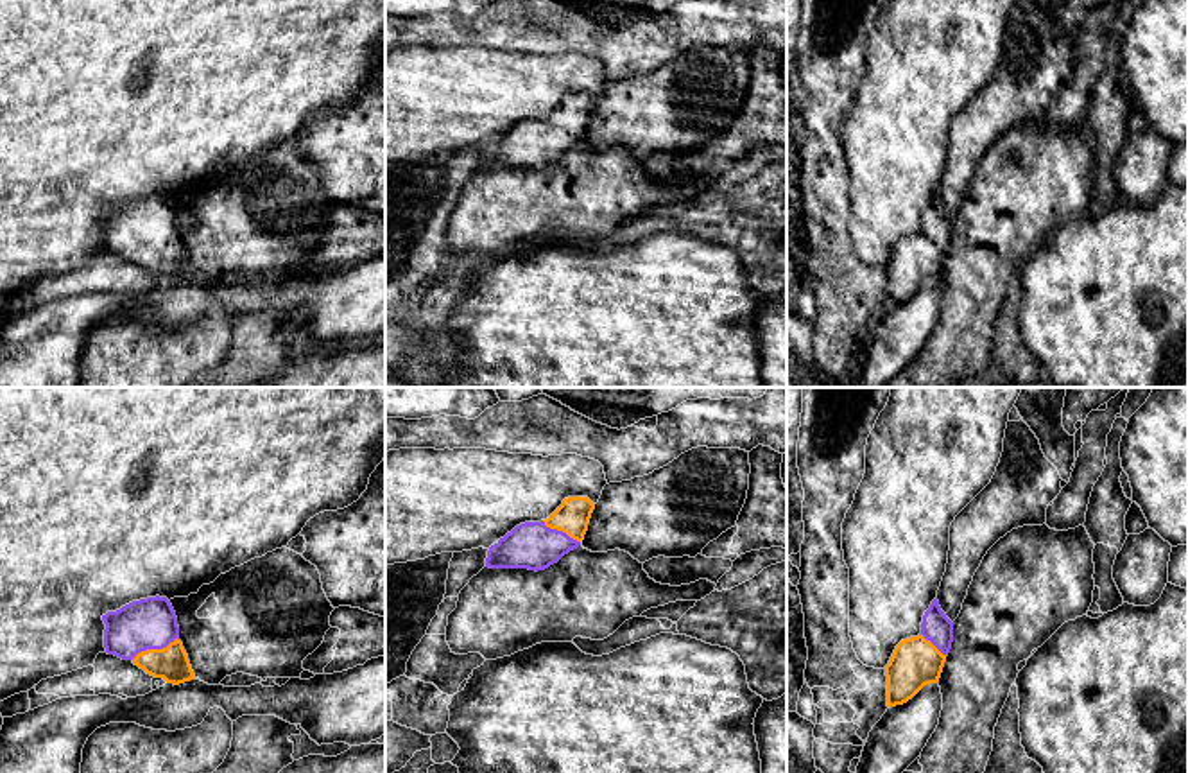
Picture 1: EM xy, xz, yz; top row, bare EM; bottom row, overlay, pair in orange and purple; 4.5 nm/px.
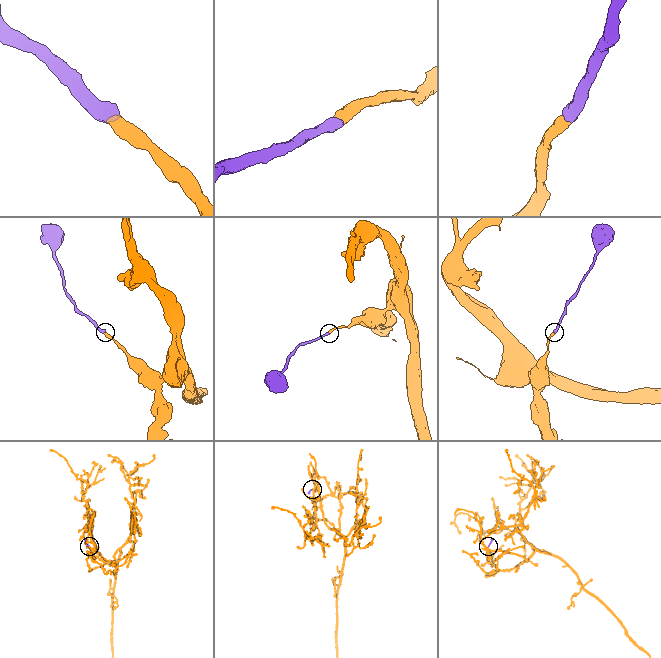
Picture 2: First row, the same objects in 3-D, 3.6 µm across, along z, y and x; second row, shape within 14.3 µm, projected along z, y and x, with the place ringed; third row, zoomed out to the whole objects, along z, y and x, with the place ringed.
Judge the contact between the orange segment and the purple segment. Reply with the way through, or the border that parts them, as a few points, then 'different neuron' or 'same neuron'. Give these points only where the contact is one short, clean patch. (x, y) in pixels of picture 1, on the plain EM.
way xy (172, 262), (154, 248), (151, 221); same neuron

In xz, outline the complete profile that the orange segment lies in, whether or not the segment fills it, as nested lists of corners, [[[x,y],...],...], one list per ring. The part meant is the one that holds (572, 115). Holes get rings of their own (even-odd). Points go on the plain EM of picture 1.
[[[568,95],[541,120],[525,120],[489,145],[486,165],[545,169],[577,147],[588,129],[595,102]]]

